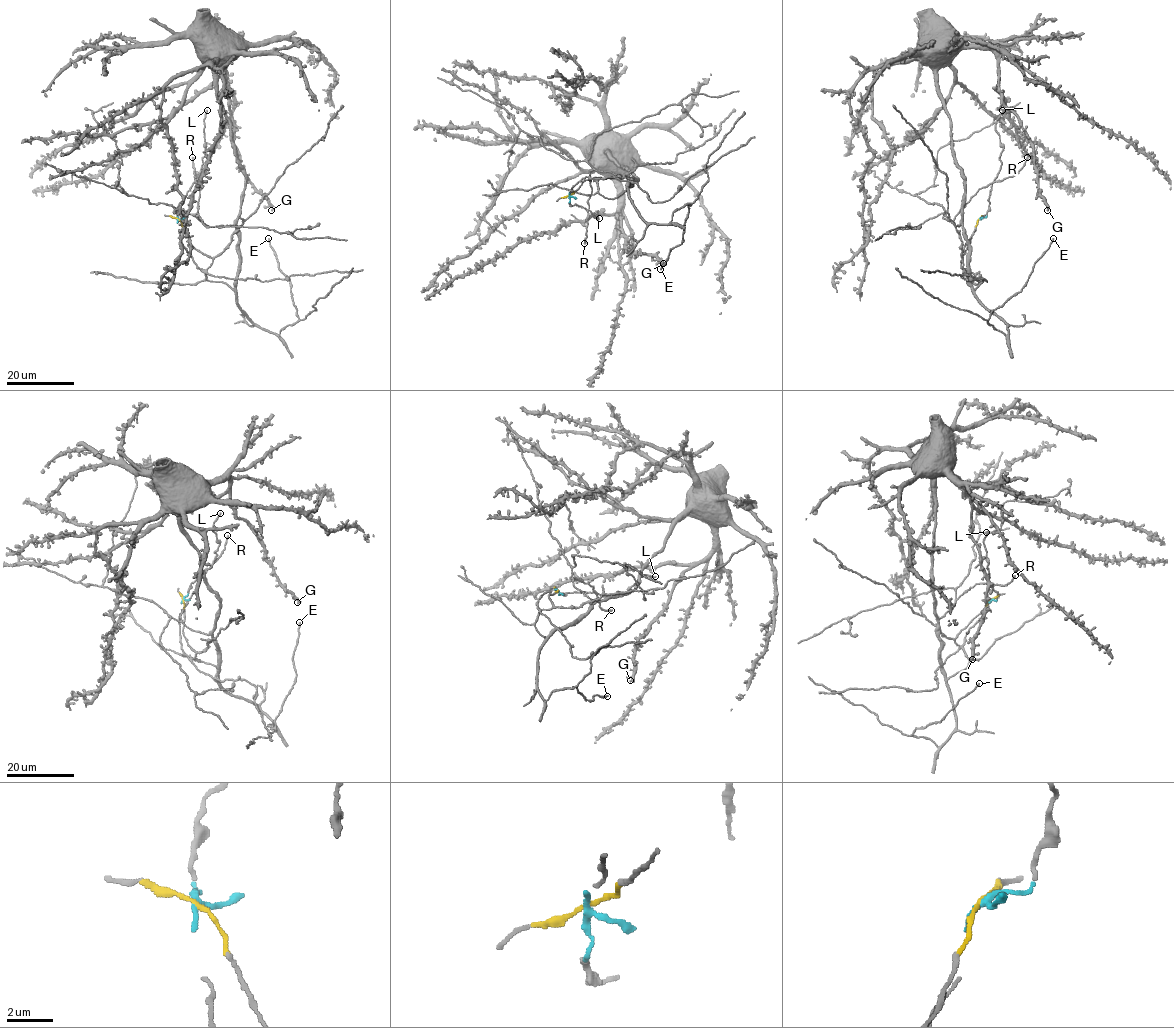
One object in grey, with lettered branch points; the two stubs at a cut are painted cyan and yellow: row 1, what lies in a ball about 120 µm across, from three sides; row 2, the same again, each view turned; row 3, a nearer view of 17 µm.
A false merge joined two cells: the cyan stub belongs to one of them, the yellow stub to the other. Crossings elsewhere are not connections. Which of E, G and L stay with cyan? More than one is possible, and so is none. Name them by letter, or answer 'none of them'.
L

